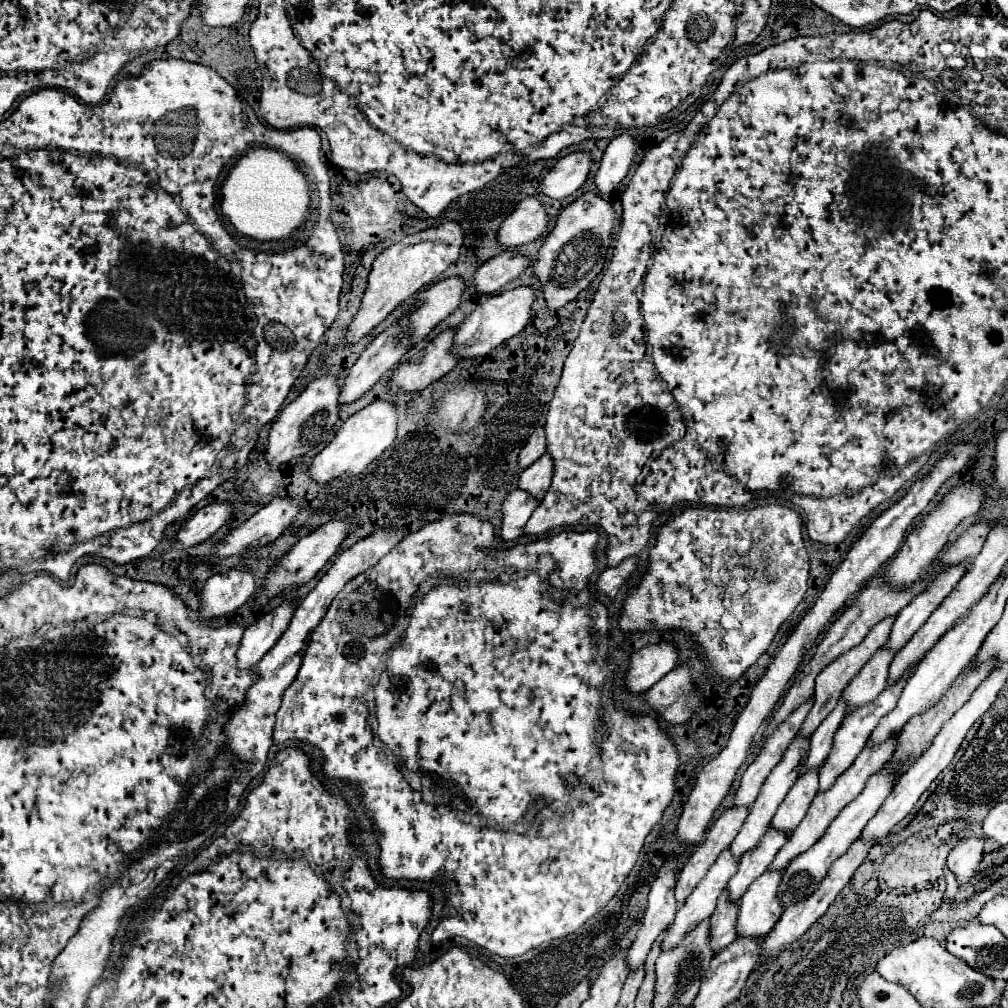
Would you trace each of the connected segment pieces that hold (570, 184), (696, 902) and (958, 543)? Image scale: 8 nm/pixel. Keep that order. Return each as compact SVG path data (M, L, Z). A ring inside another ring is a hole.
M569 153L541 179L539 193L551 199L565 199L581 189L591 165L589 153Z
M723 849L723 853L719 853L719 859L709 867L707 875L699 881L695 891L685 899L683 907L677 911L673 925L667 929L663 951L671 949L671 945L677 945L691 929L695 929L695 925L699 925L699 921L711 917L721 891L725 889L729 877L737 871L737 867L739 857L735 857L731 849Z
M975 521L973 525L969 525L955 539L955 543L951 543L949 549L939 555L941 565L955 565L955 563L959 563L963 559L973 561L975 555L979 553L979 549L983 547L983 541L985 541L989 531L991 531L991 523L989 521Z

